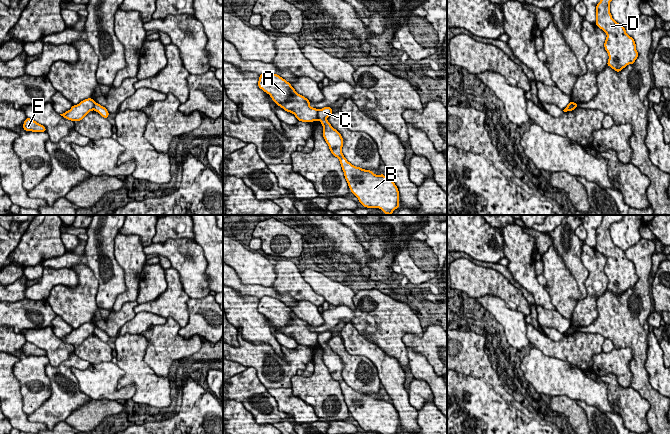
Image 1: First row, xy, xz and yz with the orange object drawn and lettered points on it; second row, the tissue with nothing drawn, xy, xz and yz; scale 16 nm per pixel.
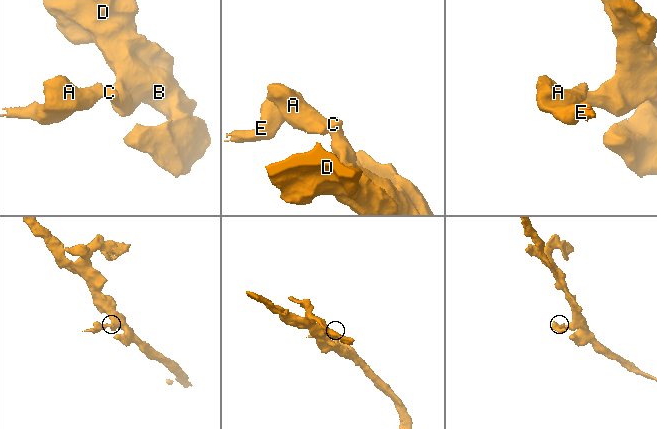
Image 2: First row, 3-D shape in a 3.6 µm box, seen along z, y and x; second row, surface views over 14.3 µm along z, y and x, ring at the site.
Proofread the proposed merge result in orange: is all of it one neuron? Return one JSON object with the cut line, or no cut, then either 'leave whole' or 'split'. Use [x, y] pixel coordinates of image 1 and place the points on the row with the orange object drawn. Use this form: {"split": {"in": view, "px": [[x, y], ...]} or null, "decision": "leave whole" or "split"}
{"split": {"in": "xz", "px": [[317, 110], [318, 119]]}, "decision": "split"}

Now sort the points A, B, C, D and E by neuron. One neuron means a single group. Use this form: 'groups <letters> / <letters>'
groups A E / B C D

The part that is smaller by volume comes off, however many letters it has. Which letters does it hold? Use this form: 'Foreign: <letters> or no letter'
Foreign: A, E

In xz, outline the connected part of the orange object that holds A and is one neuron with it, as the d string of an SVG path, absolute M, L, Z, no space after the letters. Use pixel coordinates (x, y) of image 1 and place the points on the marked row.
M272 72L260 75L258 87L269 94L272 100L285 111L295 115L298 121L318 120L318 109L311 107L310 101L298 94L289 82Z

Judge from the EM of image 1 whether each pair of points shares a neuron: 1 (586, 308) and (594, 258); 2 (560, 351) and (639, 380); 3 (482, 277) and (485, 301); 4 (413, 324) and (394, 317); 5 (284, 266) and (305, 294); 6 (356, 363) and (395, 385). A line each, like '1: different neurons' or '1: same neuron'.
1: same neuron
2: different neurons
3: different neurons
4: same neuron
5: same neuron
6: different neurons

